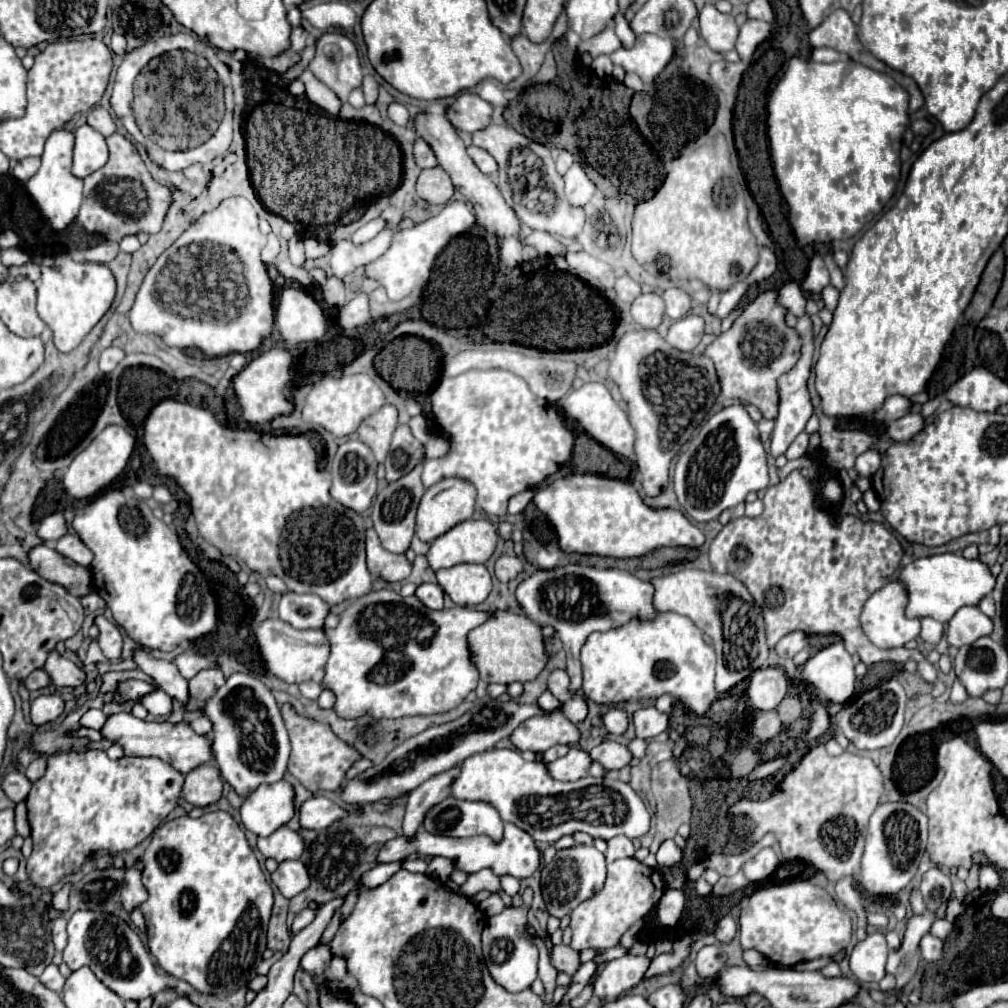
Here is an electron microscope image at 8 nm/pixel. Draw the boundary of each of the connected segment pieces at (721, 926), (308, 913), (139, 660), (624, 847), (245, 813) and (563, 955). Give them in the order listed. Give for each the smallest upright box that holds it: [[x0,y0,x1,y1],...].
[[714,914,738,944],[292,908,316,932],[134,652,188,708],[606,836,634,862],[240,780,294,836],[550,944,580,976]]

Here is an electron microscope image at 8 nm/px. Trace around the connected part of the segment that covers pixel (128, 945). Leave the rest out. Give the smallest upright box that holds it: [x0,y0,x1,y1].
[64,910,192,1000]

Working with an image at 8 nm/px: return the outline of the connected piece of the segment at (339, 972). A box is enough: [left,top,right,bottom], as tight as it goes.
[328,958,346,980]

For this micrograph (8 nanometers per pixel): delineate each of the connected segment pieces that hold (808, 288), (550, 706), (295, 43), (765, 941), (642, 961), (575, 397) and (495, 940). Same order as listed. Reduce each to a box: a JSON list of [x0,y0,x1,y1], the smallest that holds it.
[[802,256,830,294],[538,690,560,712],[292,26,308,52],[739,880,852,966],[594,954,652,1000],[558,382,634,458],[482,906,538,992]]

